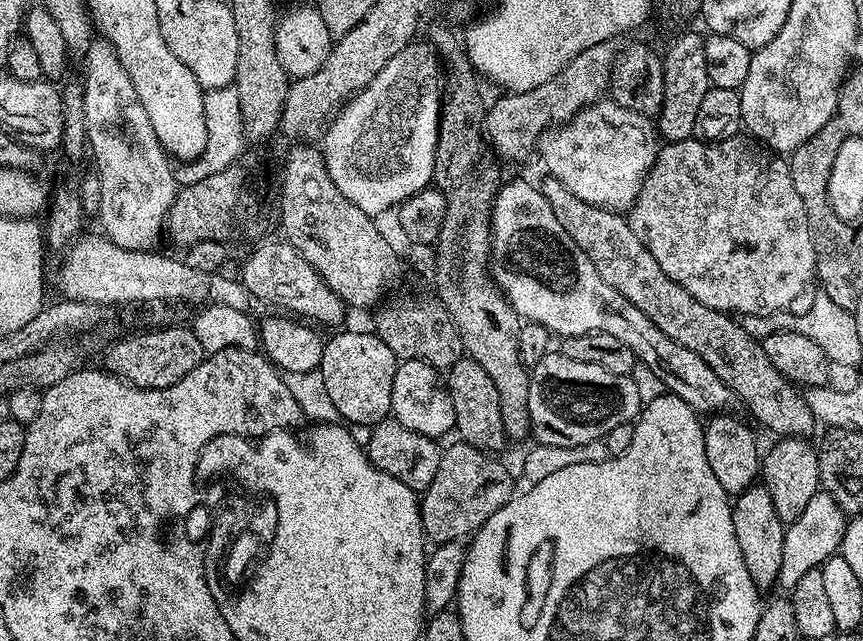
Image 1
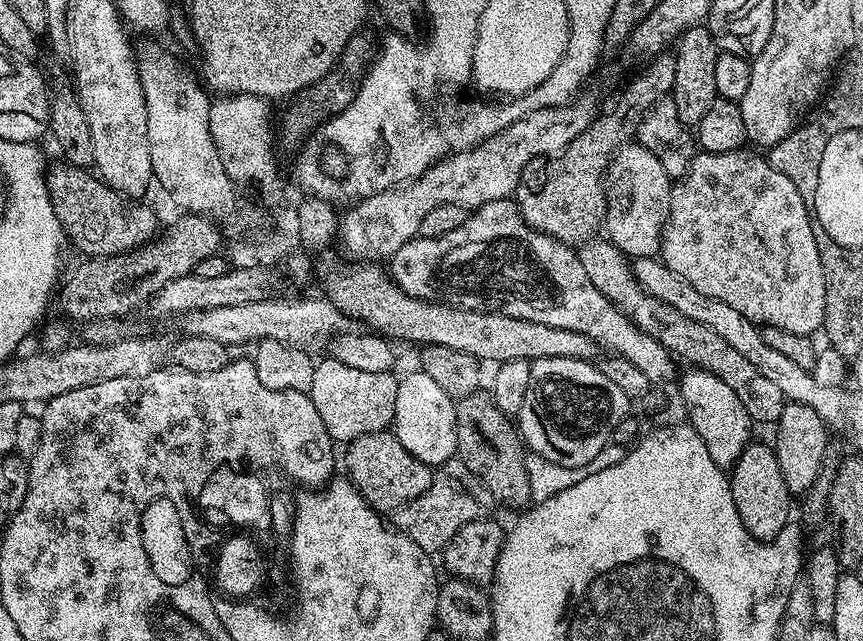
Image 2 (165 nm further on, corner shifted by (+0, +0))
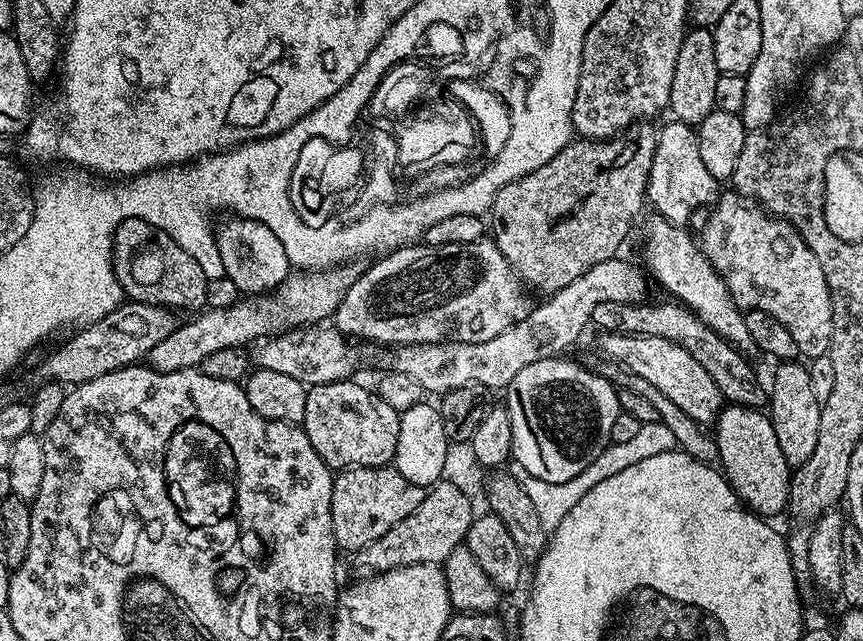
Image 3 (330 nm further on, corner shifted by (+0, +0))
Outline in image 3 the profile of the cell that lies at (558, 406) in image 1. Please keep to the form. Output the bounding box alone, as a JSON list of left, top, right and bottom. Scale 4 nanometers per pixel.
[506,358,620,482]

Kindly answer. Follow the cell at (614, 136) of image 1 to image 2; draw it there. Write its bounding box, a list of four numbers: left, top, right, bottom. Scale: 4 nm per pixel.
[603,142,672,258]

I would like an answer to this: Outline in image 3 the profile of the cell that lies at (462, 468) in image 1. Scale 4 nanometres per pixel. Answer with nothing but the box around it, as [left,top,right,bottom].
[354,482,474,573]

